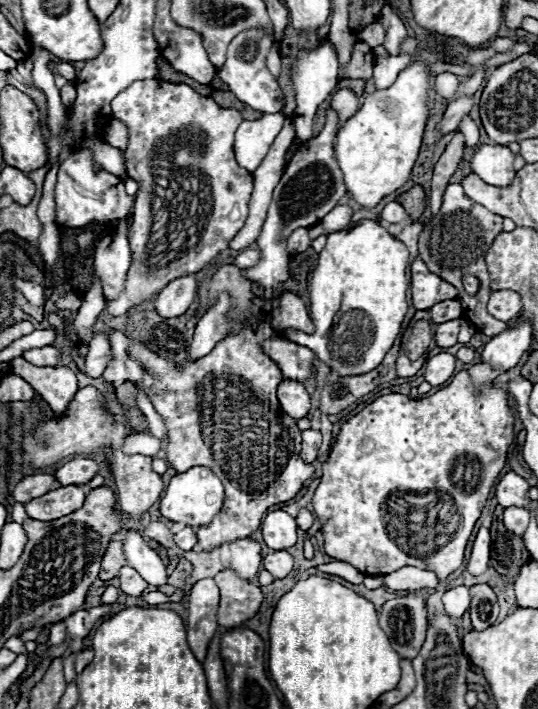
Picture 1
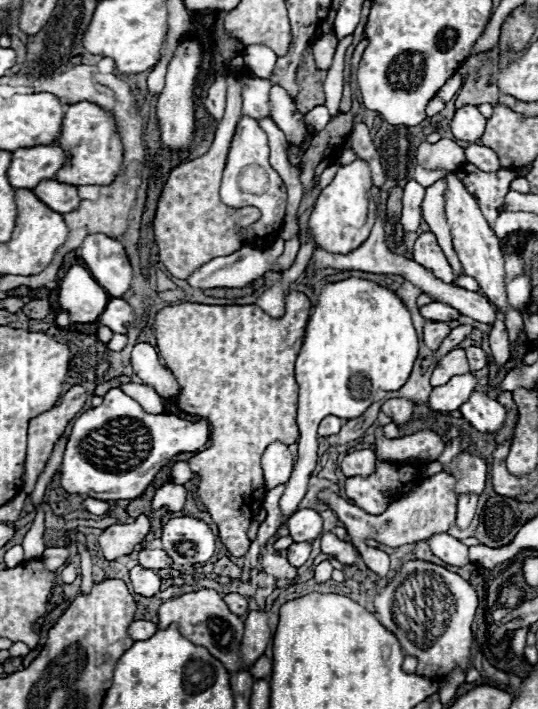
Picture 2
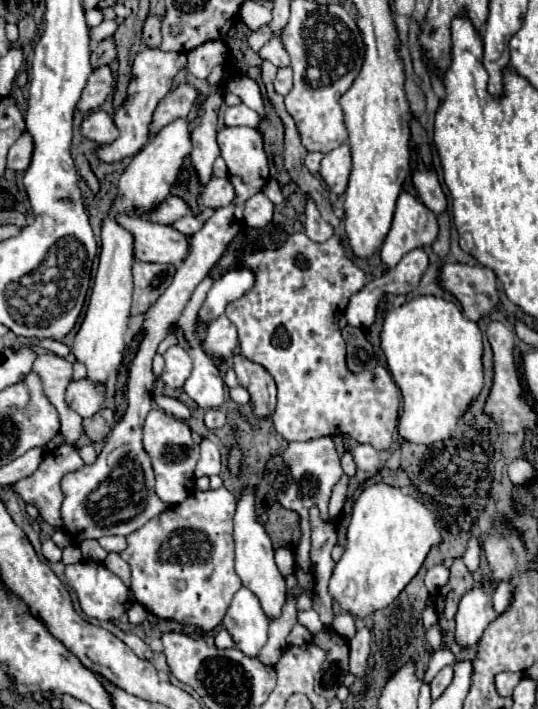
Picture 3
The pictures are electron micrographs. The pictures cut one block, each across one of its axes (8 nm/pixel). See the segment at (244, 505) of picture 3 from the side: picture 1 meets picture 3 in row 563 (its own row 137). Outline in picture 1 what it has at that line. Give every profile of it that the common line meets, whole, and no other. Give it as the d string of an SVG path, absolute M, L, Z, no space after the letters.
M264 114L258 120L244 120L236 130L236 160L248 172L254 172L264 160L270 144L284 124L284 114Z

